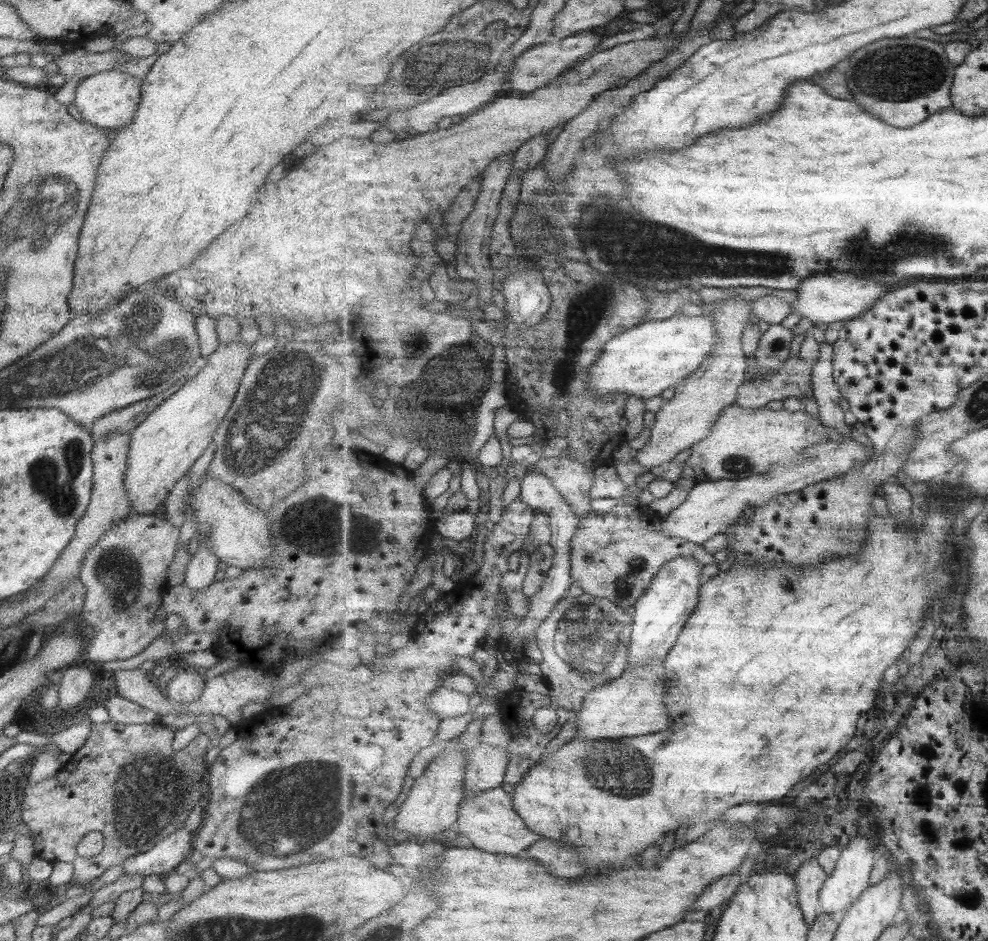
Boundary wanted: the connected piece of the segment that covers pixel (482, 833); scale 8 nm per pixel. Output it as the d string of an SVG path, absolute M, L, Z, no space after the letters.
M502 787L482 794L471 794L467 791L467 796L461 805L461 817L456 824L456 830L459 834L468 836L474 846L486 852L515 857L525 856L528 850L546 837L530 828L526 819L517 811L513 800L514 796Z

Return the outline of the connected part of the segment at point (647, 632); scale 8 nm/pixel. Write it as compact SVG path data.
M676 558L662 572L658 573L657 580L654 581L652 588L646 593L640 601L637 602L636 613L634 616L634 642L631 642L632 656L630 656L630 664L644 664L652 658L664 658L670 654L670 650L678 644L680 636L685 632L688 626L688 620L694 617L696 609L702 598L702 587L704 587L704 566L694 560L694 558Z

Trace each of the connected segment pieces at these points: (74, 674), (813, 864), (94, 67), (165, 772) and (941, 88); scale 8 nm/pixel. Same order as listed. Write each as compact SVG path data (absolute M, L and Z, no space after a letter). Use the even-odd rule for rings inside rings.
M72 664L63 670L61 679L59 708L76 711L78 706L90 695L94 684L95 668L83 664Z
M818 857L806 861L796 872L801 892L801 905L805 910L807 921L813 925L824 912L821 903L821 890L831 875L826 874Z
M82 46L70 51L65 50L63 55L54 56L52 62L58 63L59 74L67 82L74 76L78 76L82 80L106 70L116 69L121 62L121 54L116 49L106 52L91 52Z
M114 721L92 723L90 729L90 736L88 740L70 757L70 760L63 766L58 767L56 771L50 774L50 778L41 780L40 782L23 782L24 791L22 792L23 801L21 802L21 816L31 829L32 840L34 840L34 847L36 849L36 856L48 860L50 863L57 862L71 862L73 864L73 883L90 883L96 881L106 870L112 866L120 866L123 860L126 860L130 855L140 854L141 852L150 850L152 847L158 845L158 842L166 839L166 837L173 834L177 830L184 828L184 822L188 818L188 814L202 797L202 776L207 771L208 763L204 761L204 756L207 754L208 745L211 744L212 735L209 733L200 733L186 748L176 750L173 748L175 732L168 729L161 721L156 721L150 724L118 724ZM98 831L102 832L105 839L102 852L90 858L78 856L77 846L82 838L88 832Z
M918 36L888 38L870 44L862 52L854 54L840 68L846 68L848 80L856 100L870 112L886 118L894 126L912 128L954 107L953 89L957 66L950 60L946 45ZM886 72L898 72L886 74Z

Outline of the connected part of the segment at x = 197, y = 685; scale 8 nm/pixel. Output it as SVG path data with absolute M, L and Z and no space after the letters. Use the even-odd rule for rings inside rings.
M193 669L177 673L168 683L168 697L176 704L190 704L204 692L205 676Z

